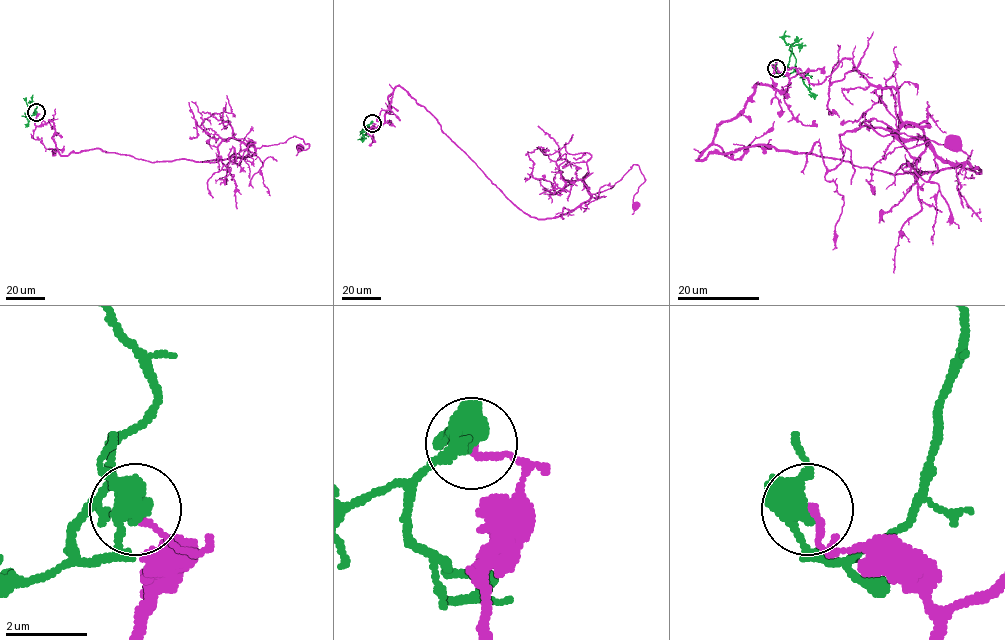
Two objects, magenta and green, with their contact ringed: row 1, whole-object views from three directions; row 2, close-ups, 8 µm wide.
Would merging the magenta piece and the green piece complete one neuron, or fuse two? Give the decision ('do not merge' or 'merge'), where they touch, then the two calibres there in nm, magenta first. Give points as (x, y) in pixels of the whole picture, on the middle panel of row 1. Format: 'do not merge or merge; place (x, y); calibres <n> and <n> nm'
do not merge; place (372, 123); calibres 160 and 480 nm

